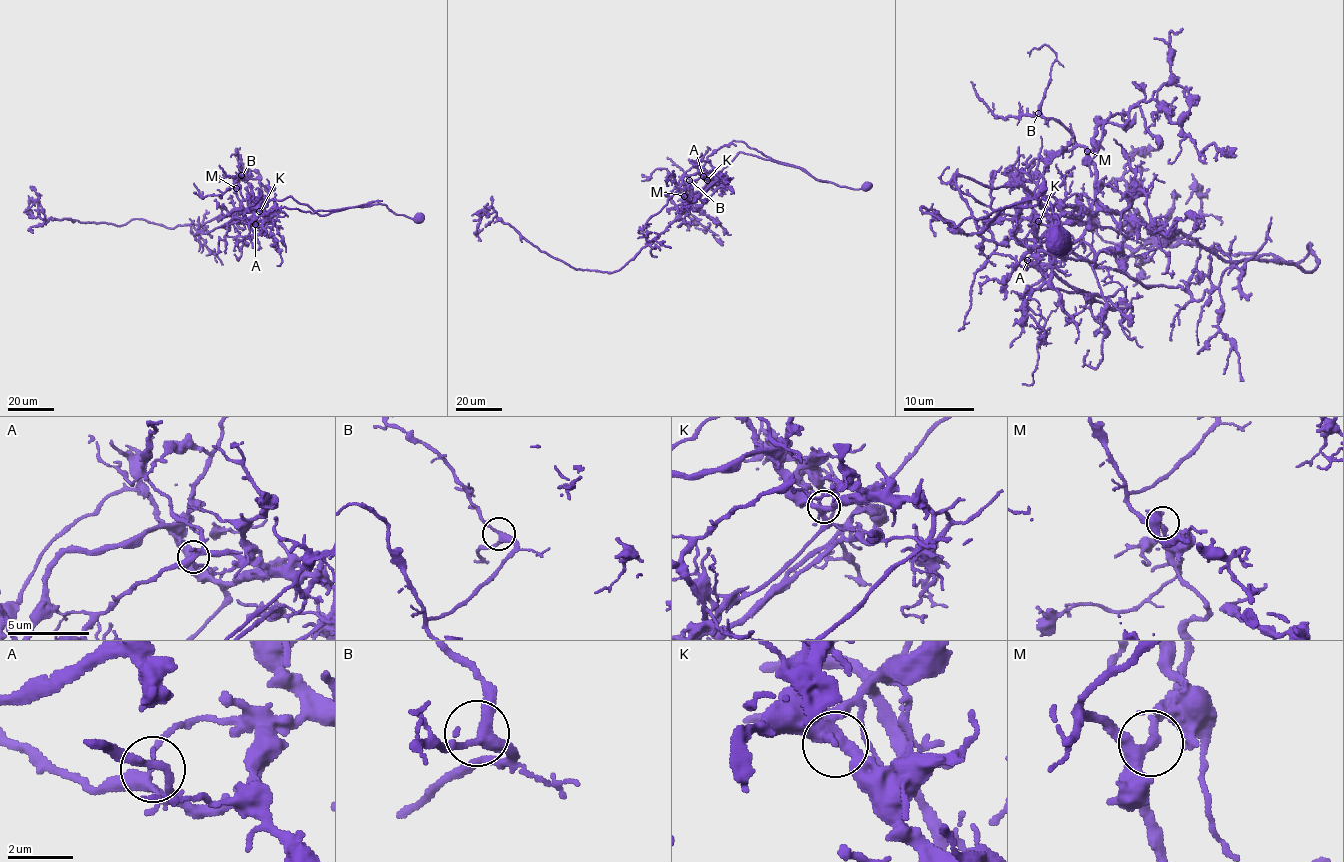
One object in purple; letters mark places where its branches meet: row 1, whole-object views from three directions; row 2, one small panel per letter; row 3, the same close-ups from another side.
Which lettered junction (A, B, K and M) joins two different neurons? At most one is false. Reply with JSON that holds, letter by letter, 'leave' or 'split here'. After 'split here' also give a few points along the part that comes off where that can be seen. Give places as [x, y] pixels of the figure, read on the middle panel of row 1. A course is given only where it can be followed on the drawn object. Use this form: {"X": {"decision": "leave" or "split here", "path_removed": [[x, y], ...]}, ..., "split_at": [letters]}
{"A": {"decision": "split here", "path_removed": [[703, 176], [713, 178], [701, 174], [705, 161], [733, 141], [830, 182]]}, "B": {"decision": "leave"}, "K": {"decision": "leave"}, "M": {"decision": "leave"}, "split_at": ["A"]}

